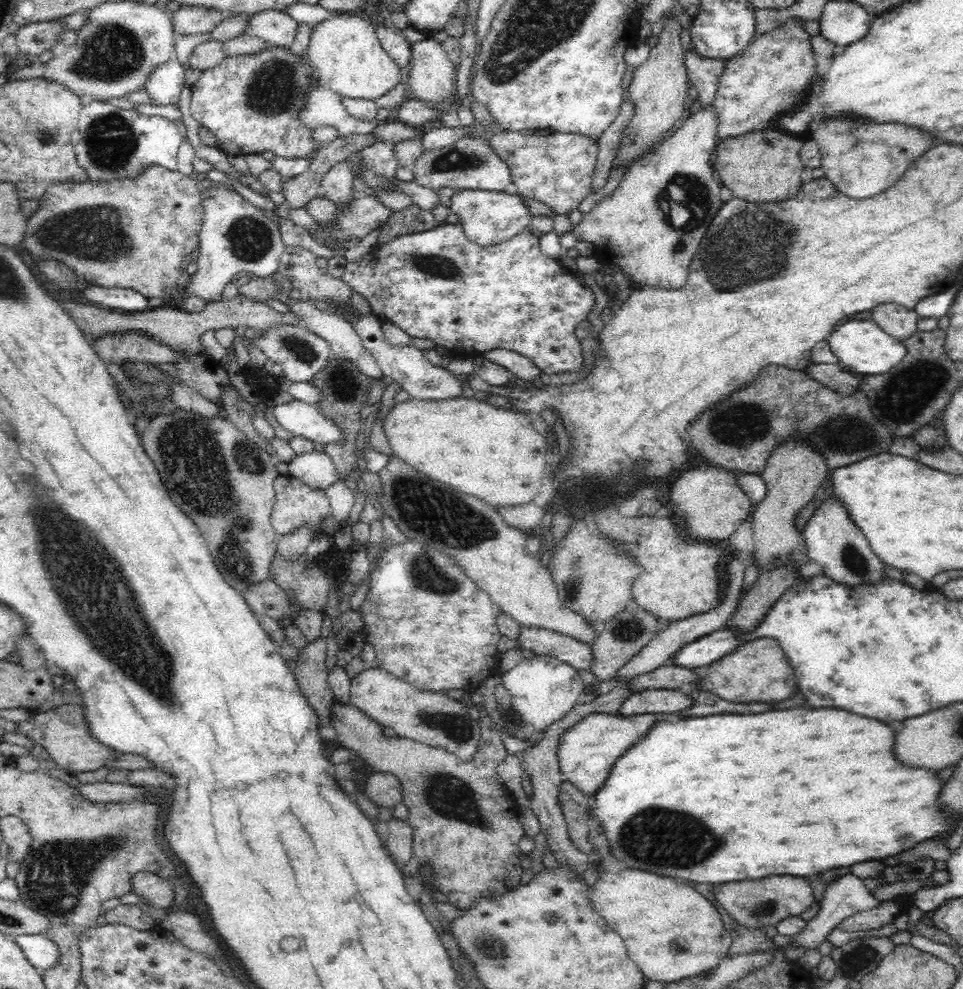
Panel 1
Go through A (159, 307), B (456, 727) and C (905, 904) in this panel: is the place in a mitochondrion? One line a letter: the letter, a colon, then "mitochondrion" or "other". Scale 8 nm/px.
A: other
B: mitochondrion
C: other

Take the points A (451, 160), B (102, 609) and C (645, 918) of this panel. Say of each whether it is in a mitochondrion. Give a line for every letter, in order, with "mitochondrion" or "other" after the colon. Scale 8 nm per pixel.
A: mitochondrion
B: mitochondrion
C: other

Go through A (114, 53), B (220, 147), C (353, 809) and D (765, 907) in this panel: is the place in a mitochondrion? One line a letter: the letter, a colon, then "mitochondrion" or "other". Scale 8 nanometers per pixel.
A: mitochondrion
B: other
C: other
D: mitochondrion

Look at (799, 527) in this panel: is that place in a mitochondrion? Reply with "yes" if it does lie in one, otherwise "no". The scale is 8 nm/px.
no

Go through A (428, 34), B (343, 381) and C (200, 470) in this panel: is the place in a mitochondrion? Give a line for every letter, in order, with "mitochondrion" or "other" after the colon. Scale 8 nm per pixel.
A: other
B: mitochondrion
C: mitochondrion

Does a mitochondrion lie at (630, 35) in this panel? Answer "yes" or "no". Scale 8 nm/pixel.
no

